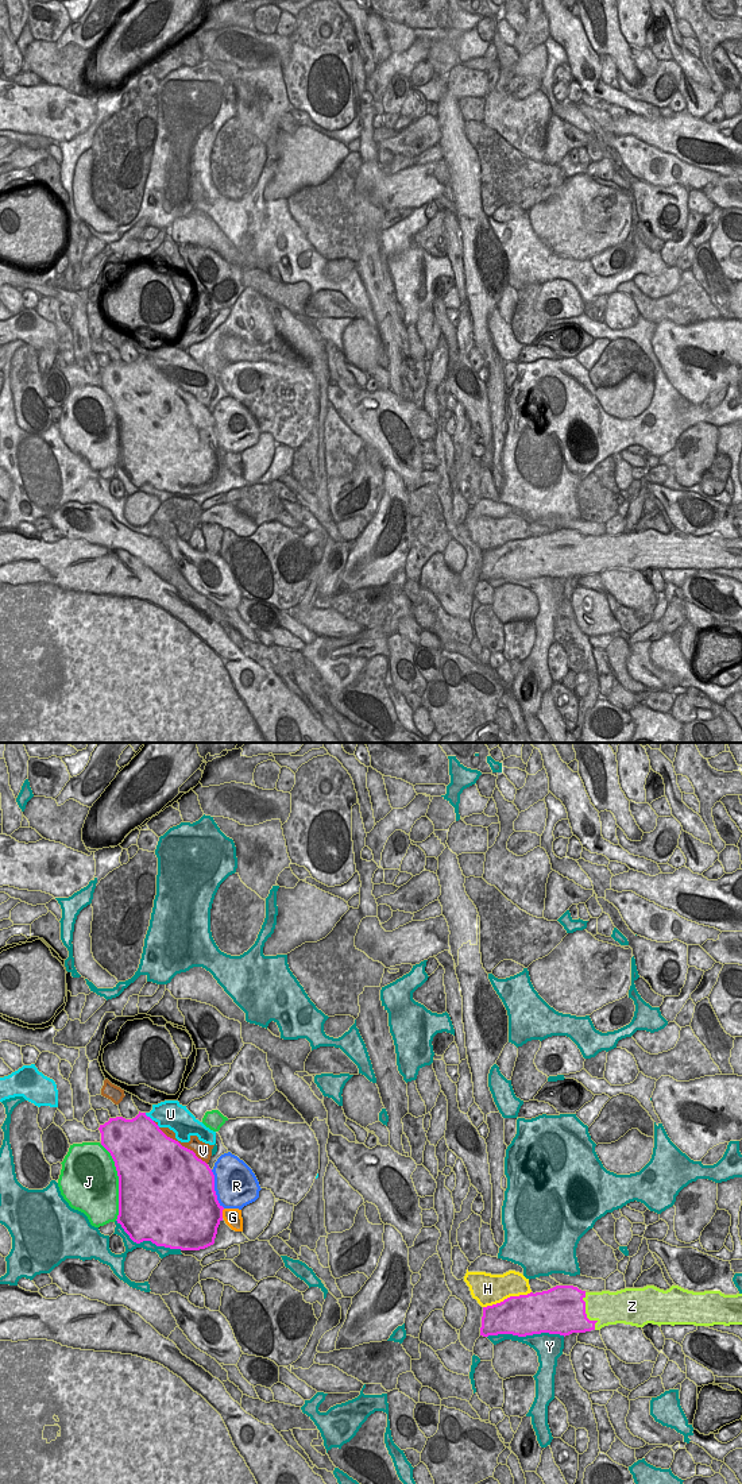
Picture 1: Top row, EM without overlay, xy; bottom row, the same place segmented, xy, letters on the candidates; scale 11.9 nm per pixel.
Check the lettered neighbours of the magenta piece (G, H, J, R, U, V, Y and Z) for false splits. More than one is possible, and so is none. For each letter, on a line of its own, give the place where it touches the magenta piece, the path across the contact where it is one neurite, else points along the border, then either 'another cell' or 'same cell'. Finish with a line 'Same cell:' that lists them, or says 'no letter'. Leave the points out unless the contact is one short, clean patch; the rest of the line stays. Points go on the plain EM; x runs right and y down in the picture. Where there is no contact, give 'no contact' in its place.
G: meets magenta in xy at (221, 457); another cell
H: meets magenta in xy at (507, 542); another cell
J: meets magenta in xy at (119, 426); another cell
R: meets magenta in xy at (213, 432); another cell
U: meets magenta in xy at (149, 361); another cell
V: meets magenta in xy at (181, 389); another cell
Y: meets magenta in xy at (525, 579); another cell
Z: meets magenta in xy at (584, 557); same cell
Same cell: Z

